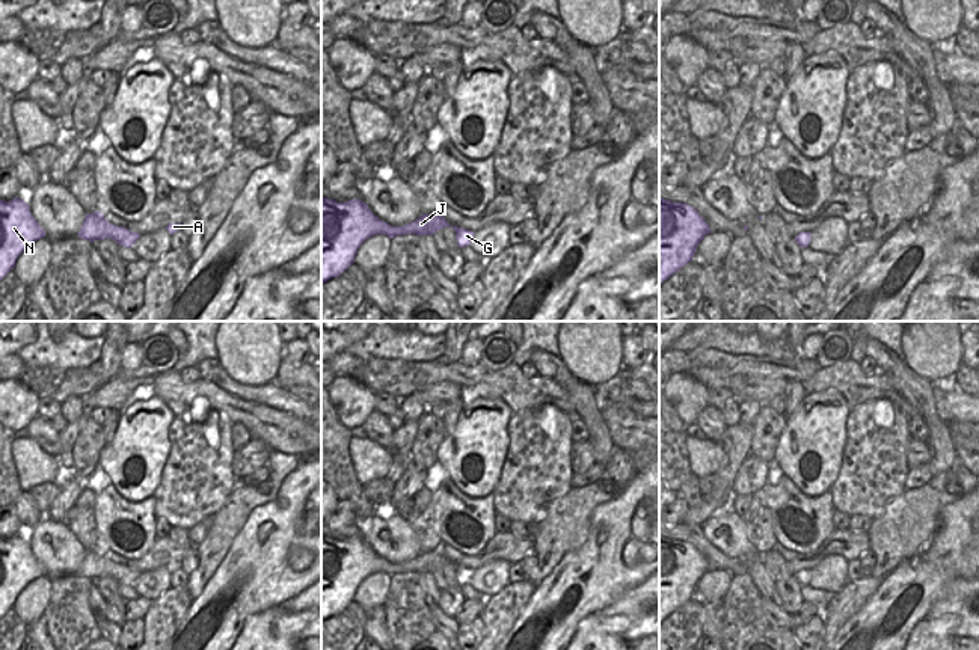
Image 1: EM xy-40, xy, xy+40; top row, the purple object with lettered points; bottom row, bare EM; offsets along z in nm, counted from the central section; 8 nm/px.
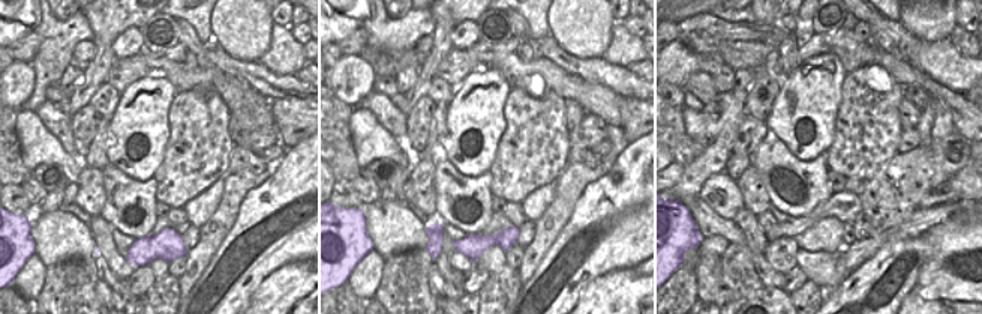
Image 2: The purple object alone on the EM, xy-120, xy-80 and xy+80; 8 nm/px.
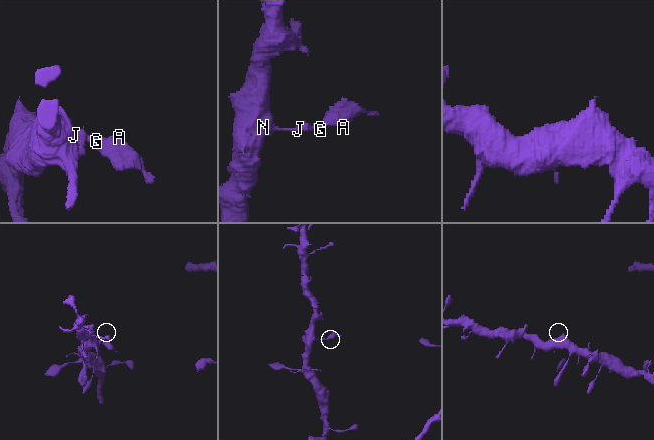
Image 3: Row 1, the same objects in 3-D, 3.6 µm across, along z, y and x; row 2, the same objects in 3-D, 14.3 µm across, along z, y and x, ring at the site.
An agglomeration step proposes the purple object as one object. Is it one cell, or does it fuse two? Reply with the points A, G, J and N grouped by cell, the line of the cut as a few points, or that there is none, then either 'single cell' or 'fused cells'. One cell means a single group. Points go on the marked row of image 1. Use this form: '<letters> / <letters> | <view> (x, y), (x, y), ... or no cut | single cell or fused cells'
A G J / N | xy (402, 226), (406, 233) | fused cells

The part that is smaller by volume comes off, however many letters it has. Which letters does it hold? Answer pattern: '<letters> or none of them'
A, G, J

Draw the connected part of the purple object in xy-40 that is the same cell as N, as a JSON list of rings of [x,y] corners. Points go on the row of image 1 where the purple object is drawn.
[[[20,198],[0,199],[0,281],[15,267],[24,249],[44,237],[45,231],[32,216],[29,204]]]

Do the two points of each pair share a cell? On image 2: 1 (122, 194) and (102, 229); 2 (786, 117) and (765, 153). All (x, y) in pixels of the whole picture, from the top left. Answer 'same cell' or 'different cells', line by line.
1: different cells
2: different cells

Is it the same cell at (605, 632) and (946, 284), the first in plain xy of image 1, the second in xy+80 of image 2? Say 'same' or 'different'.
different

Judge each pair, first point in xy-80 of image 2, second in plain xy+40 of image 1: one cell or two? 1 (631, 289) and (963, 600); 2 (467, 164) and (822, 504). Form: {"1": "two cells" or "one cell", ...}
{"1": "two cells", "2": "two cells"}

